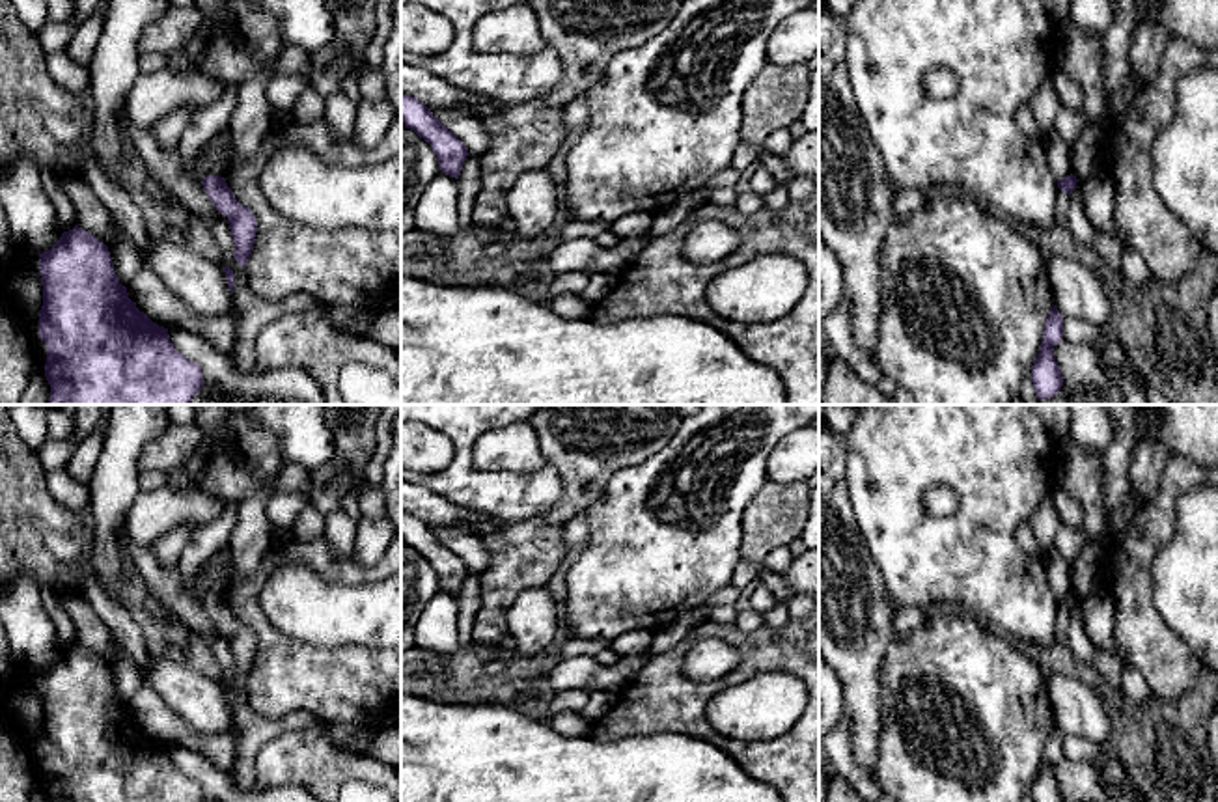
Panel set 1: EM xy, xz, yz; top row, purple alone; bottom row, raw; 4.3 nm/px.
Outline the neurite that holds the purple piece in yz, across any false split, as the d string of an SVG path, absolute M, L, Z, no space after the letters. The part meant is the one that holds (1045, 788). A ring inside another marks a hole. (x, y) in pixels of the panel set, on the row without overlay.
M1054 724L1046 735L1043 761L1031 783L1033 802L1063 802L1061 785L1056 780L1054 765L1063 757L1063 733Z

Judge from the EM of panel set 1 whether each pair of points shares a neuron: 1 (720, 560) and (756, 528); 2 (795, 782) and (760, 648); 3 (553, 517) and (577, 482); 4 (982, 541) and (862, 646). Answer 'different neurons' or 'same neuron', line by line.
1: different neurons
2: same neuron
3: same neuron
4: different neurons

